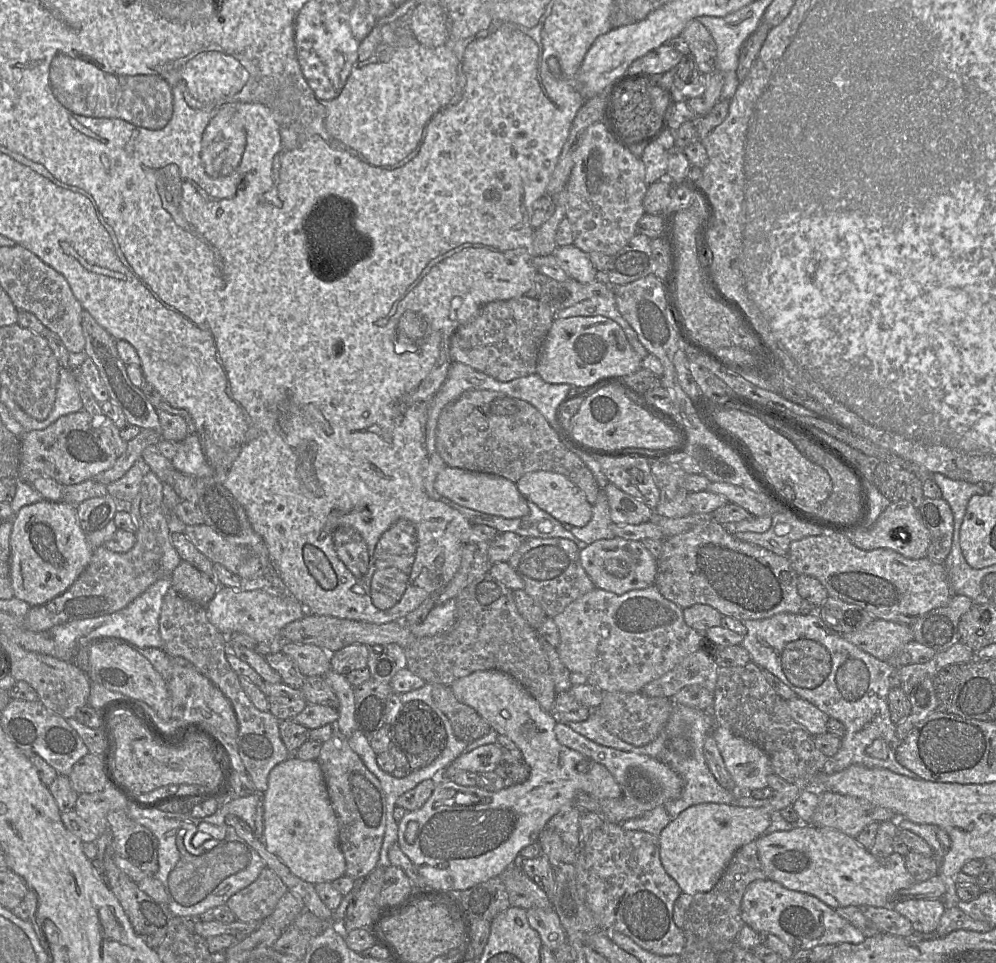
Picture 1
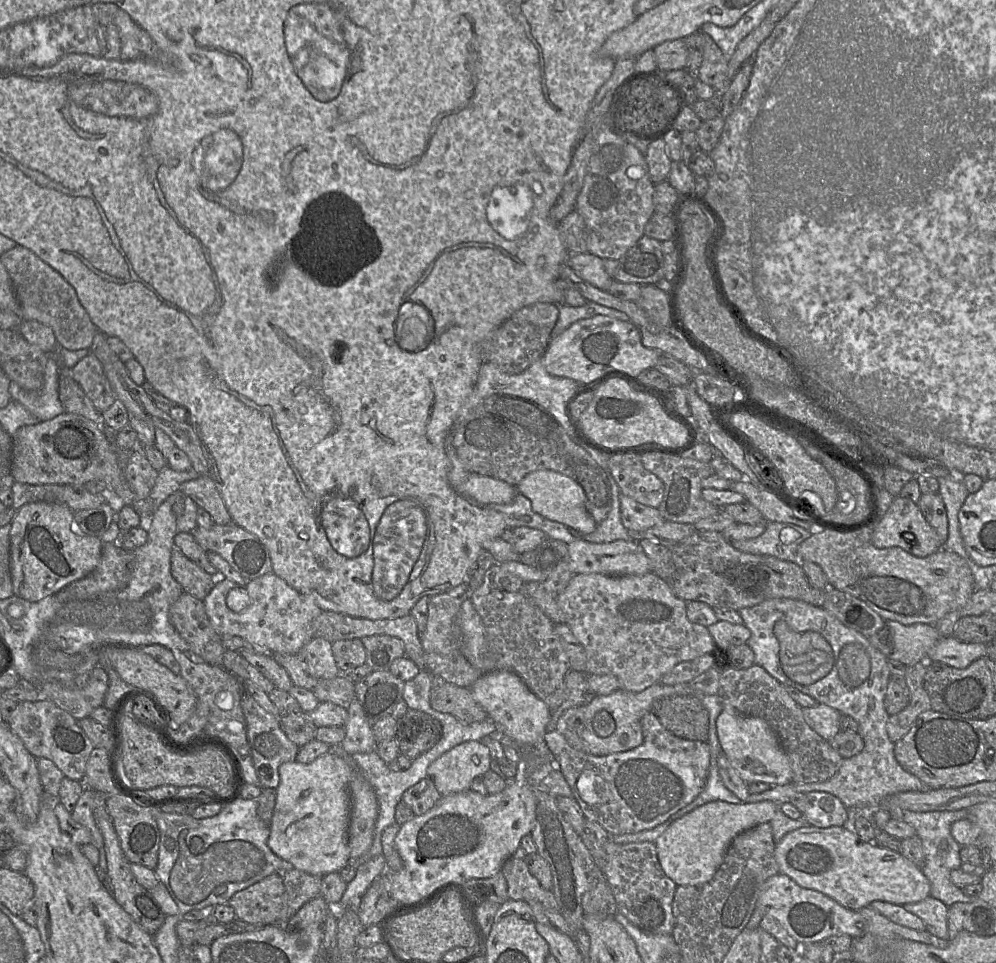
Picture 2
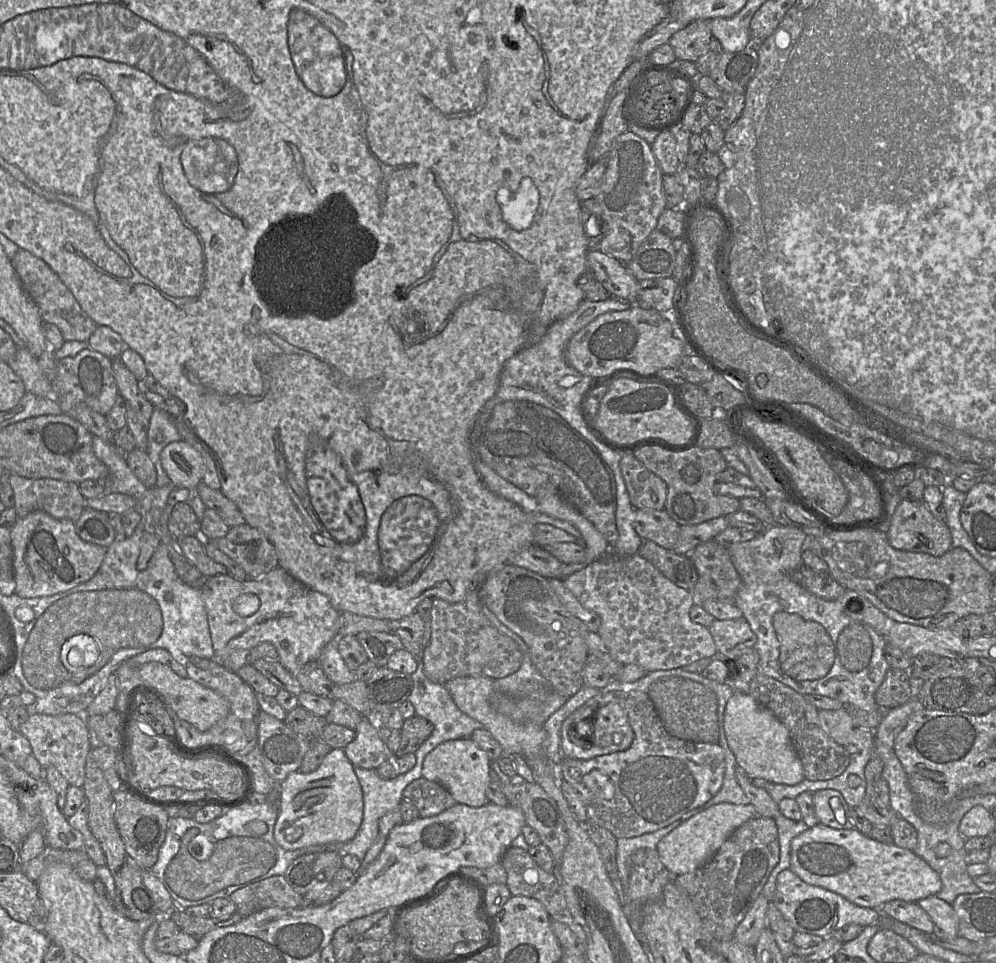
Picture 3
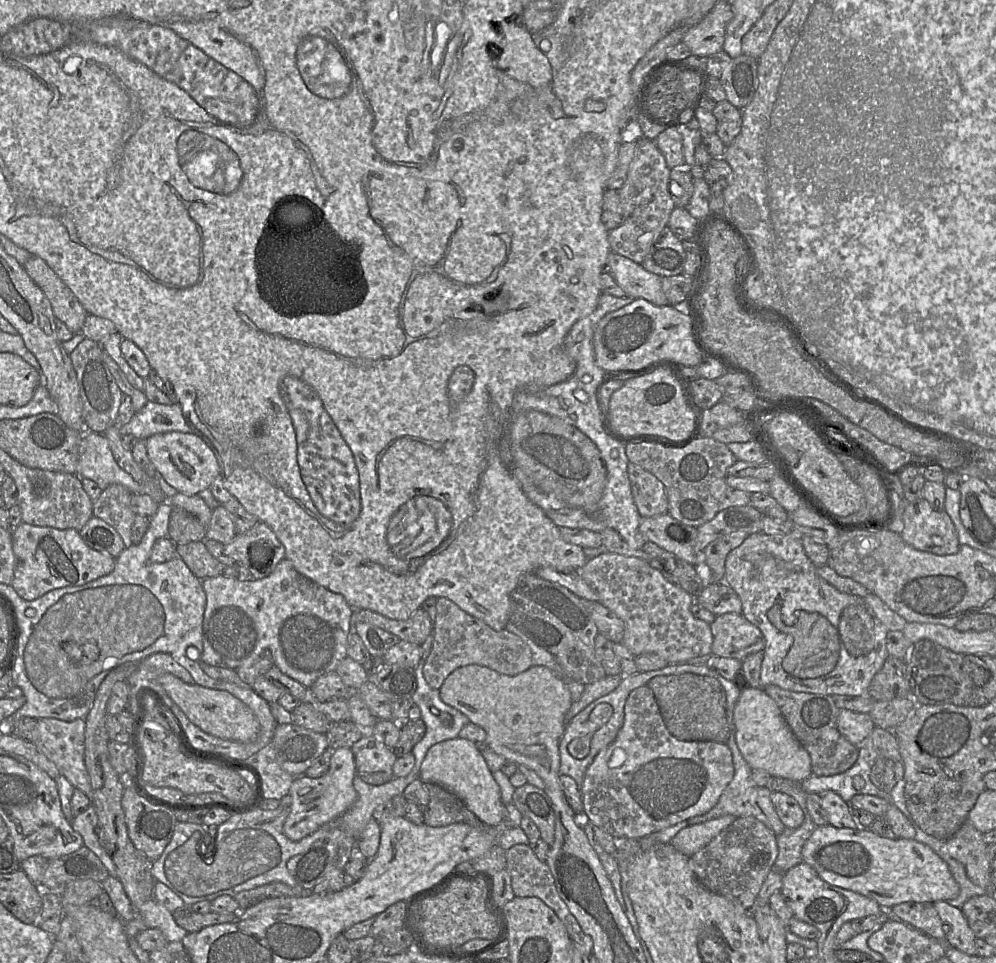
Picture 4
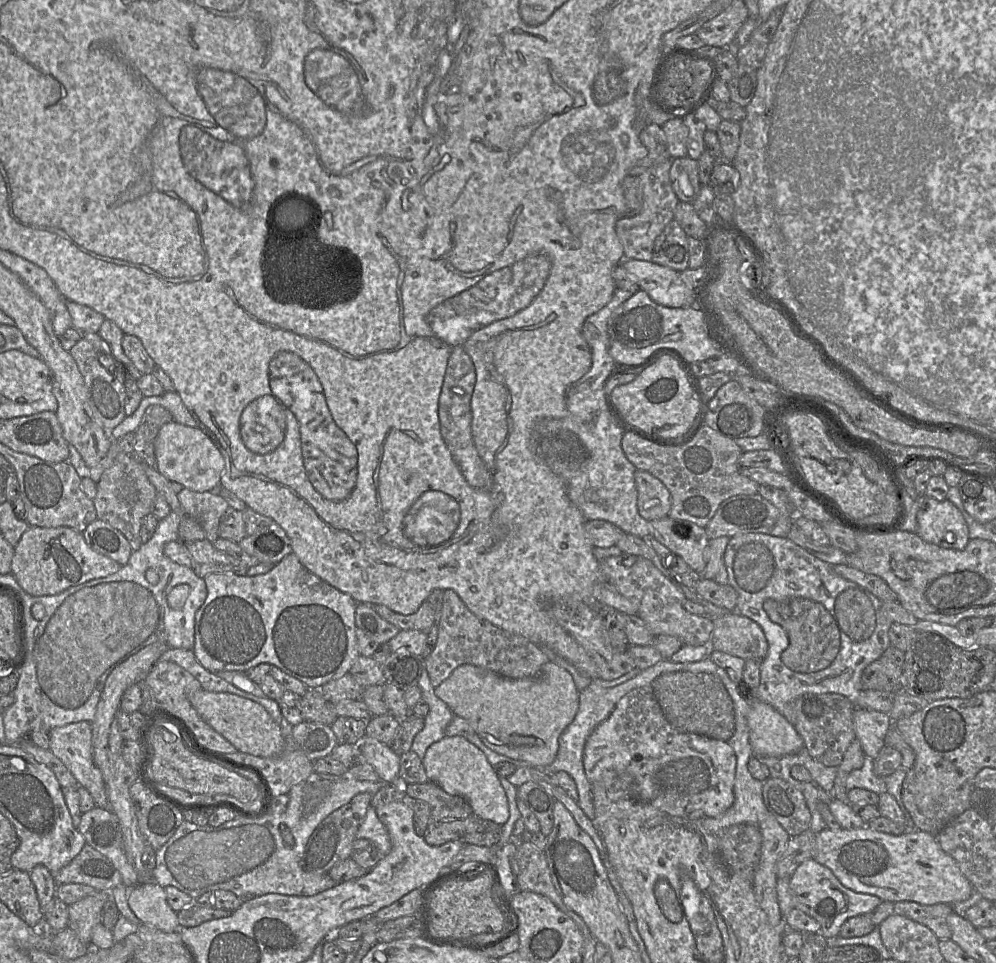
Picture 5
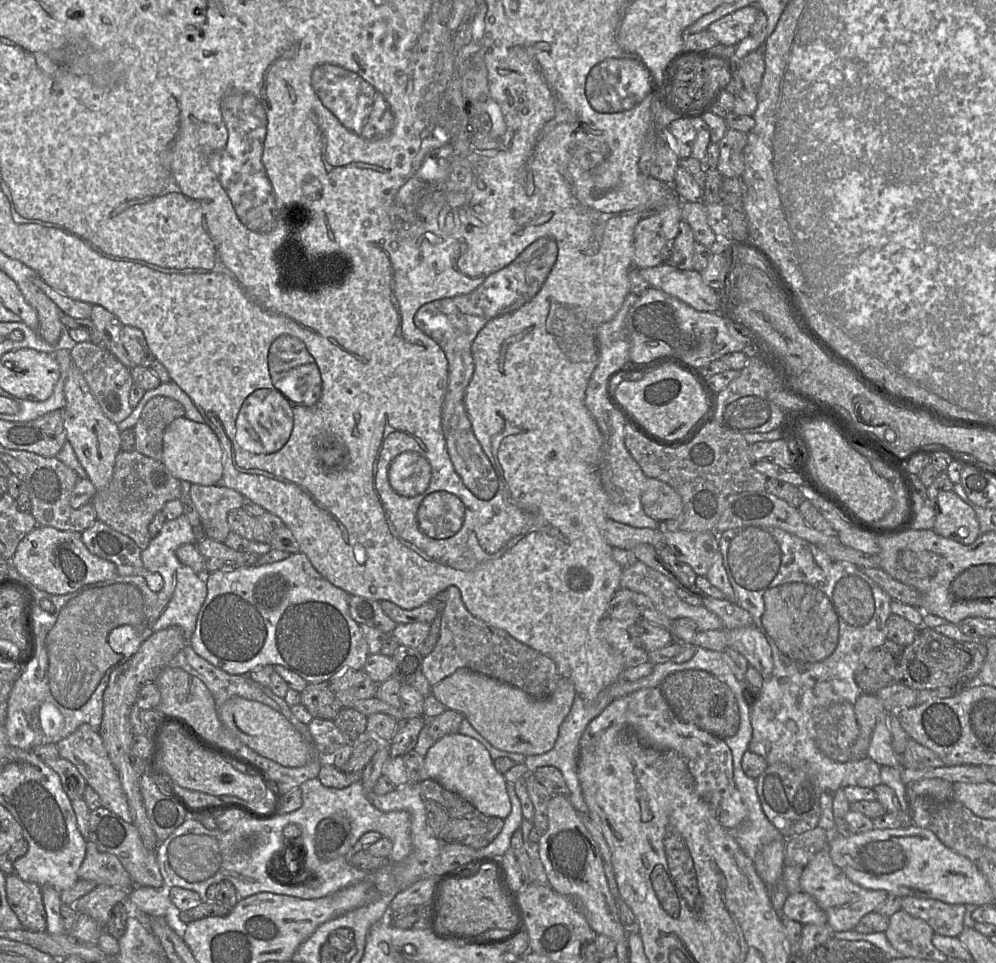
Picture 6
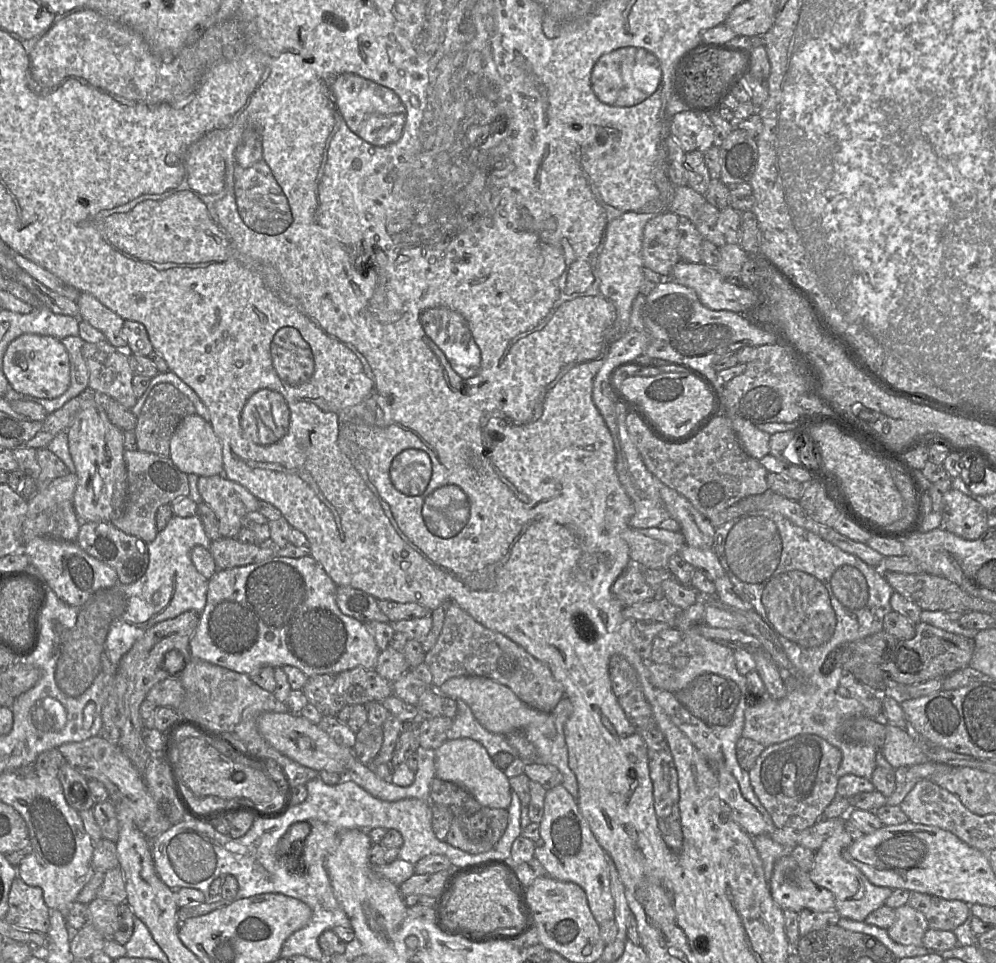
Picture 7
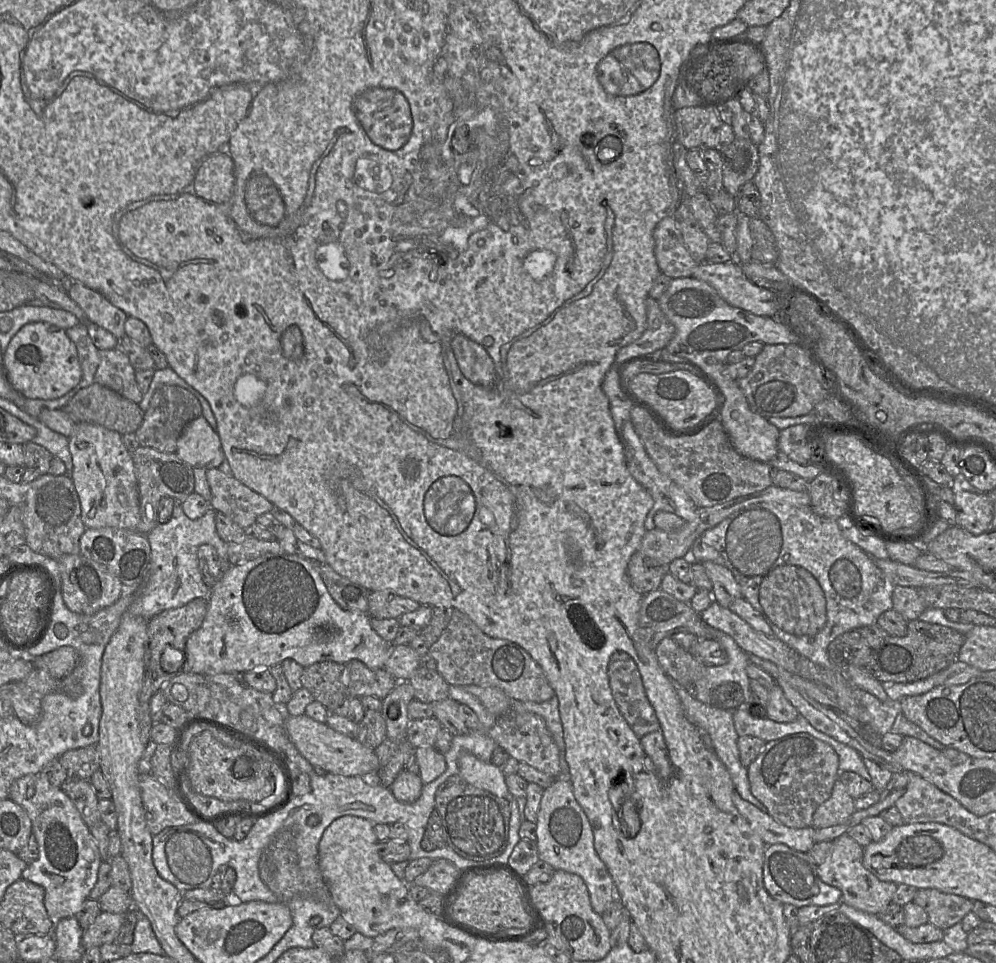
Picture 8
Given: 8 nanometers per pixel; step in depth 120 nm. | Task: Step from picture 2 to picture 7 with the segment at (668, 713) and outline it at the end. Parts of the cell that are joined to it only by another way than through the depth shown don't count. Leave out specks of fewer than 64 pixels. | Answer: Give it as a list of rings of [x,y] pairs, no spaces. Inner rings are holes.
[[[702,674],[674,694],[679,703],[709,727],[730,725],[741,697],[735,682],[715,674]]]

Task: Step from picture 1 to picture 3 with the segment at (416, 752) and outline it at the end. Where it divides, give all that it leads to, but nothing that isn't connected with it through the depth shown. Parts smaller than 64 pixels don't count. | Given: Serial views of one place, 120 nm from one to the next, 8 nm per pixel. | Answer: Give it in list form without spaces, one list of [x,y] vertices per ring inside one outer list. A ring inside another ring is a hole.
[[[414,715],[405,719],[400,730],[400,743],[397,750],[392,753],[392,759],[415,753],[431,735],[433,729],[433,724],[424,717]]]

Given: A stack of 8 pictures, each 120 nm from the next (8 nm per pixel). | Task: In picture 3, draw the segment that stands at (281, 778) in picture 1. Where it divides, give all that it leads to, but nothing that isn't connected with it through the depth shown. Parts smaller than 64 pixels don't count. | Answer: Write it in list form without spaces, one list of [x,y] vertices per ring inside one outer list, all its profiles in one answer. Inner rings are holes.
[[[336,748],[313,772],[291,772],[280,783],[279,813],[274,839],[285,850],[348,842],[357,834],[363,819],[363,795],[354,766],[344,749]]]

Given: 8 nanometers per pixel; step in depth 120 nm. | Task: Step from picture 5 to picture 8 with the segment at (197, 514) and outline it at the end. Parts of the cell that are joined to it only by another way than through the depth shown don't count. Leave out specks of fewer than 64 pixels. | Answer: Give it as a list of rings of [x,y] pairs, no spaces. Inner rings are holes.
[[[218,468],[206,470],[206,478],[211,490],[210,507],[243,529],[254,524],[259,515],[273,508],[273,504],[265,497]]]

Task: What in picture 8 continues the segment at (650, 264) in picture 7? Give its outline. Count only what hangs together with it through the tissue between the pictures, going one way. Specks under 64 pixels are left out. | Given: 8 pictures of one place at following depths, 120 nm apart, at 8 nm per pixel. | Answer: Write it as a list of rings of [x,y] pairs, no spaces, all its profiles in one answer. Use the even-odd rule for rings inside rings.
[[[674,216],[660,220],[653,231],[659,270],[670,278],[691,277],[698,263],[688,251]]]

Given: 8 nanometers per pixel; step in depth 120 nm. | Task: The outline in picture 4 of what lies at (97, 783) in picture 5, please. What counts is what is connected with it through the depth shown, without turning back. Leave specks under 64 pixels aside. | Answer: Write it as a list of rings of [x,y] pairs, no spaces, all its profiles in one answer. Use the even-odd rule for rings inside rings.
[[[51,718],[39,719],[32,732],[30,742],[56,765],[60,775],[64,776],[75,789],[79,789],[92,800],[92,786],[84,758],[85,727],[85,719],[76,719],[71,722]]]

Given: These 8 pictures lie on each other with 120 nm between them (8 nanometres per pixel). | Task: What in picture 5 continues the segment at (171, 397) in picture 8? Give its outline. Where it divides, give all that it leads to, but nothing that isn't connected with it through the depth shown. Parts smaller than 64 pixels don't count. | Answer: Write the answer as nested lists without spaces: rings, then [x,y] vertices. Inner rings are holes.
[[[150,405],[145,410],[135,431],[134,455],[150,468],[157,469],[154,442],[160,428],[171,422],[171,413],[160,405]]]

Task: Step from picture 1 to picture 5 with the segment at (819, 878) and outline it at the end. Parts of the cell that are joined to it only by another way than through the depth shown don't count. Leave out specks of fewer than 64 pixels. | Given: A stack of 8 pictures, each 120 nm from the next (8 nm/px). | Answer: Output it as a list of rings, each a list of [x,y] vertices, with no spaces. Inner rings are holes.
[[[867,825],[858,829],[826,828],[817,834],[816,841],[816,853],[813,858],[817,862],[829,868],[846,888],[858,893],[875,895],[882,901],[953,905],[969,899],[974,892],[972,883],[961,872],[954,858],[941,848],[937,837],[924,831],[907,831],[901,835],[892,835],[873,830]]]

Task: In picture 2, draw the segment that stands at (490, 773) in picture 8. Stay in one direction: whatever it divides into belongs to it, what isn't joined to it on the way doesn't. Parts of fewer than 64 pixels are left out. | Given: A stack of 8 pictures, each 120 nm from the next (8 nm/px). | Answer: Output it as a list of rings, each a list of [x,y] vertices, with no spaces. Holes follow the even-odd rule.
[[[481,741],[456,745],[427,768],[430,778],[442,796],[470,789],[473,780],[482,777],[492,761],[489,749]]]

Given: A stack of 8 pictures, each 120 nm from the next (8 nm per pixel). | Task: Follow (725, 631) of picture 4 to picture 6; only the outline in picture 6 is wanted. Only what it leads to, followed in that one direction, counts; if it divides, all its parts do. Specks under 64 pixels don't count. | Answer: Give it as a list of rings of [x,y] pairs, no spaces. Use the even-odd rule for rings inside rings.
[[[755,625],[728,630],[727,642],[728,647],[741,653],[764,680],[771,676],[772,650],[765,635]]]

